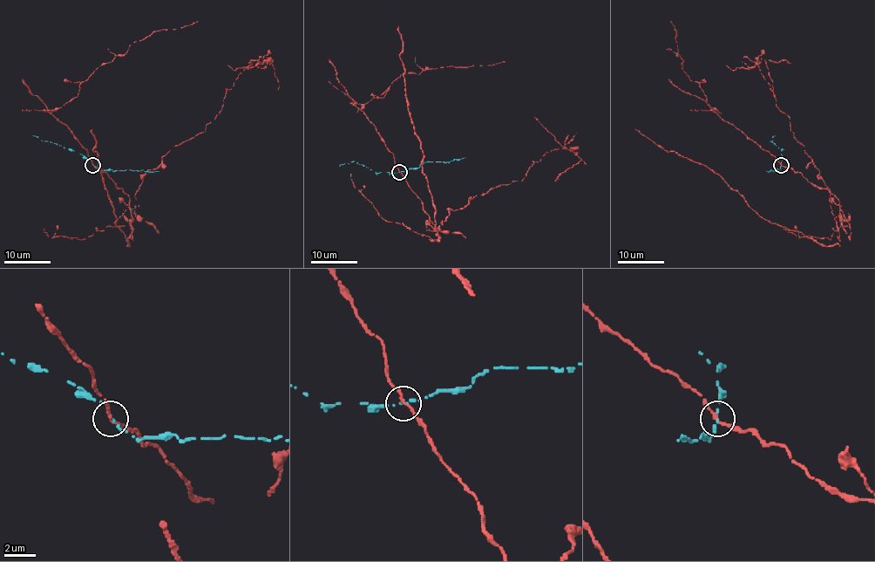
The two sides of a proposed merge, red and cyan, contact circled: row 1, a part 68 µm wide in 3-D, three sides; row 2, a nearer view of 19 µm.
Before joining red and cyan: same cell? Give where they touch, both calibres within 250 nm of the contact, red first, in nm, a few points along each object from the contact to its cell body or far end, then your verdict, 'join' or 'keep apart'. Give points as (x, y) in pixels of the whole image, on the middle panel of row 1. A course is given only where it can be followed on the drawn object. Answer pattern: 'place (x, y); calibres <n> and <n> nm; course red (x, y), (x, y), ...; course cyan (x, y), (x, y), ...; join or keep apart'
place (399, 172); calibres 190 and 200 nm; course red (400, 173), (443, 231), (450, 212), (496, 186), (522, 181), (546, 152), (576, 149), (579, 161), (555, 181); course cyan (400, 173), (376, 173), (355, 161), (340, 166); keep apart

